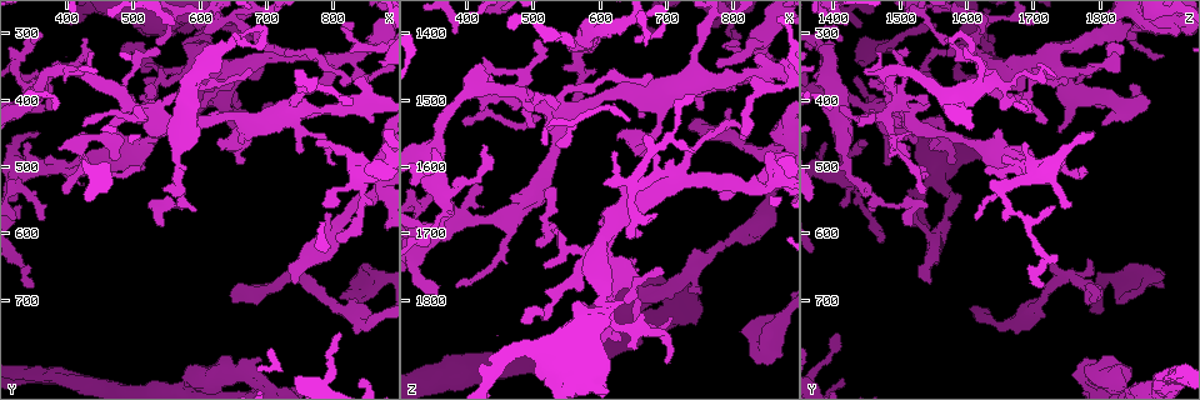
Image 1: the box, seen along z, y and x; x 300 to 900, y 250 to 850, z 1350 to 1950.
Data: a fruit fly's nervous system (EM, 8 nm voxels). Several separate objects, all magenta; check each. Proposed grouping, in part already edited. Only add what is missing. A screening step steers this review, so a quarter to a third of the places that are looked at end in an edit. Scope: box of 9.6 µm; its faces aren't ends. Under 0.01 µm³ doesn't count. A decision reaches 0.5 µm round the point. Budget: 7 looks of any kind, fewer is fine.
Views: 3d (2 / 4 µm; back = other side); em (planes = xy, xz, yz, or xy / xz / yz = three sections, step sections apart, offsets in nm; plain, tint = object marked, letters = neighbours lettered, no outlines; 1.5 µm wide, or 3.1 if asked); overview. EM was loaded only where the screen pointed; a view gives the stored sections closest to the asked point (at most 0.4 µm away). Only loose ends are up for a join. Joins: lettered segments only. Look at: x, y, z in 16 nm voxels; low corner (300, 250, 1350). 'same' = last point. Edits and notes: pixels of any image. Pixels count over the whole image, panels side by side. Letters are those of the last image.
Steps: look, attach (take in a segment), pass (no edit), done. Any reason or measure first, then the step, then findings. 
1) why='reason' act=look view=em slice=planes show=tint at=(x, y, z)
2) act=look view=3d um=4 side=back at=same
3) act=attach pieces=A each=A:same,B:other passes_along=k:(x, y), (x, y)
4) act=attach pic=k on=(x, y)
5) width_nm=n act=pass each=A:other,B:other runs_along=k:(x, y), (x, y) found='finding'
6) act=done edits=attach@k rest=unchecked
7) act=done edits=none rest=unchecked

why='free end' act=look view=3d um=4 at=(520, 370, 1755)

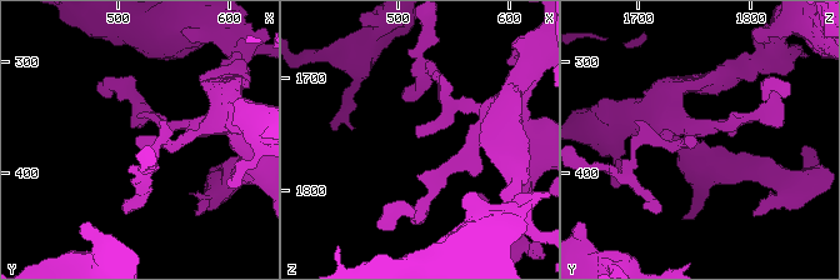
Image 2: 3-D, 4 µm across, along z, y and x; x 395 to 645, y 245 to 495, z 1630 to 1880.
why='now the EM' act=look view=em slice=planes show=letters at=(520, 368, 1750)

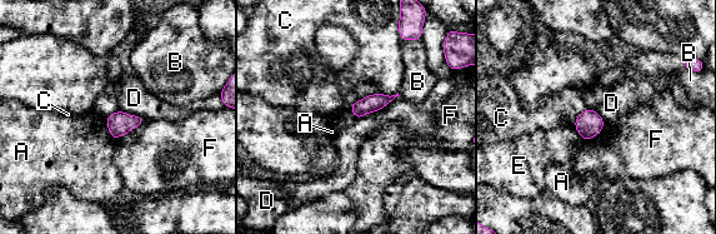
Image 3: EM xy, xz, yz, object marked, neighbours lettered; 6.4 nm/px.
act=pass each=A:other,B:other,C:other,D:other,E:other,F:other found='none of them fits'

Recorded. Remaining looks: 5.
why='thin end' act=look view=3d um=4 at=(355, 680, 1705)

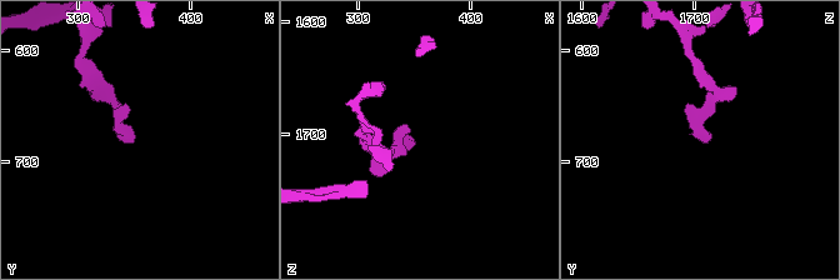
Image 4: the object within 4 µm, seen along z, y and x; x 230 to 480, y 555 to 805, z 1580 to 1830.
why='need the tissue' act=look view=em slice=yz step=8 show=letters at=(348, 680, 1708)

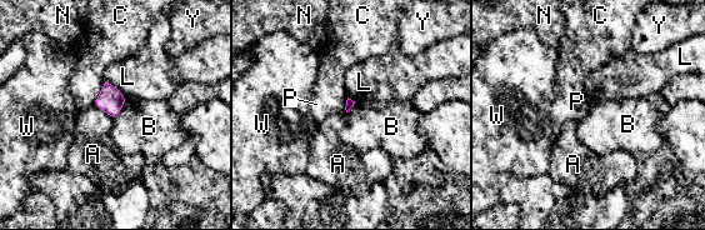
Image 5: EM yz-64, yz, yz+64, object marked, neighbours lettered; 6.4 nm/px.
why='cut it another way' act=look view=em slice=planes show=letters at=same

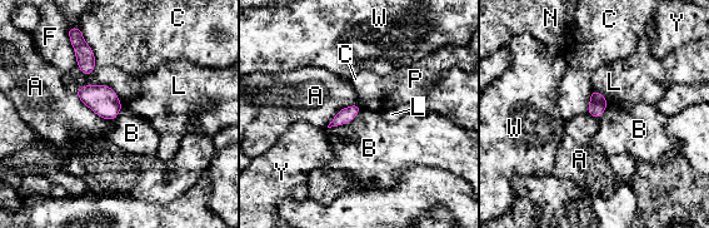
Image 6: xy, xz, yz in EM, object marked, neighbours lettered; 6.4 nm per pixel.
longest_contact=L:340nm act=pass each=A:other,B:other,C:other,F:other,L:other,N:other,P:other,W:other,Y:other border=6:(362, 108), (346, 123), (328, 128) found='none of them fits'

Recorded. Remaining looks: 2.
why='an open end' act=look view=3d um=2 at=(750, 640, 1780)

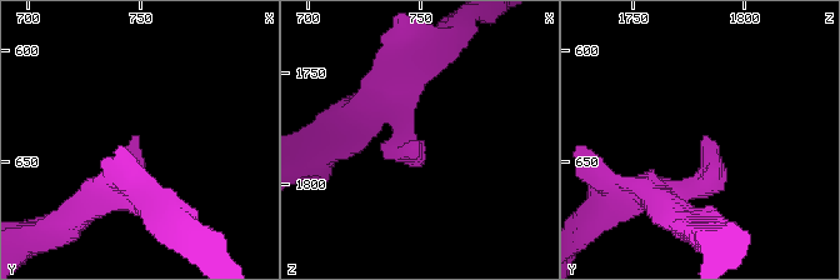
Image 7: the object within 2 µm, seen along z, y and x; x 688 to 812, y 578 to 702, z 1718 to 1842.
why='shape alone is not enough' act=look view=em slice=planes show=letters at=(748, 639, 1783)

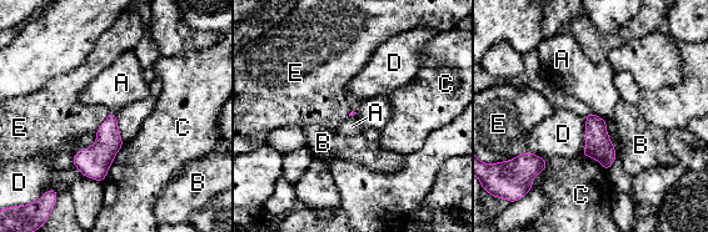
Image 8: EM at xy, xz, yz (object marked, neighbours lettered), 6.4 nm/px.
act=pass each=A:other,B:other,C:other,D:other,E:other border=8:(591, 111), (606, 121) found='no lettered segment goes on from it'

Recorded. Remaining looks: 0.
act=done edits=none rest=unchecked

